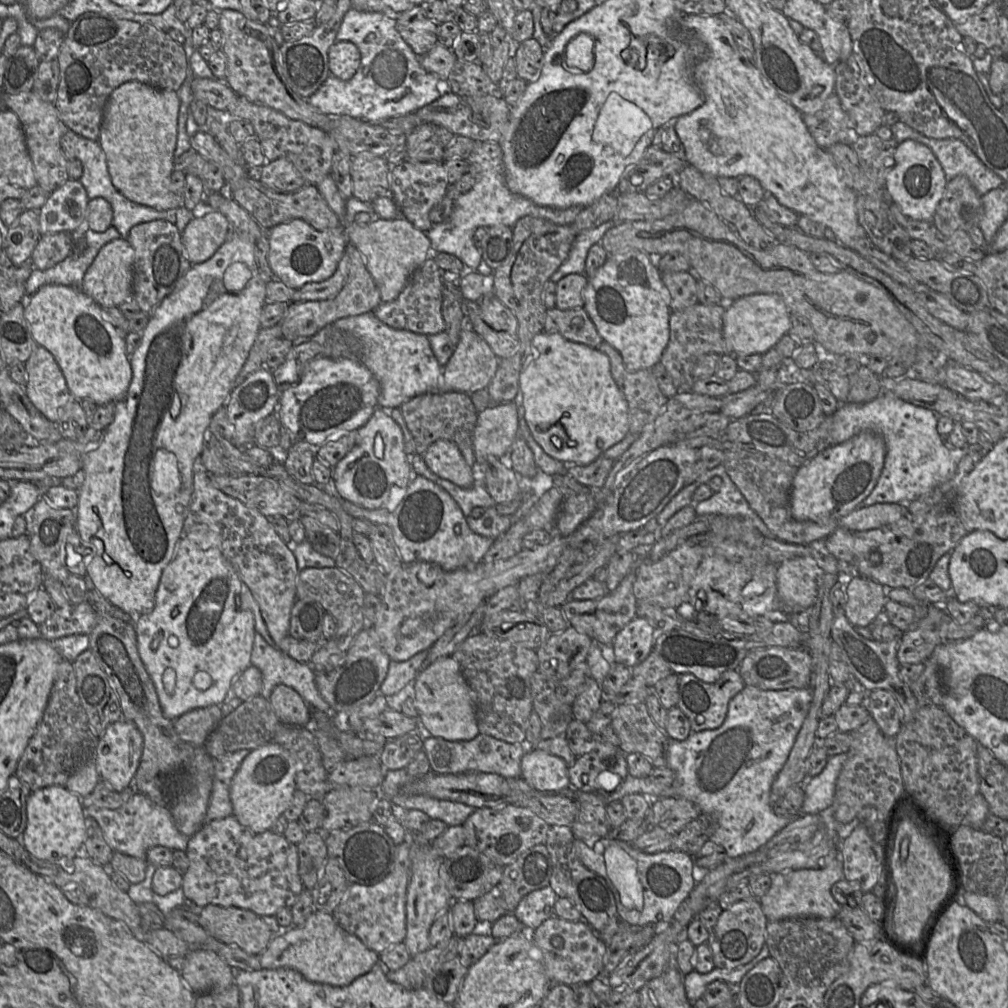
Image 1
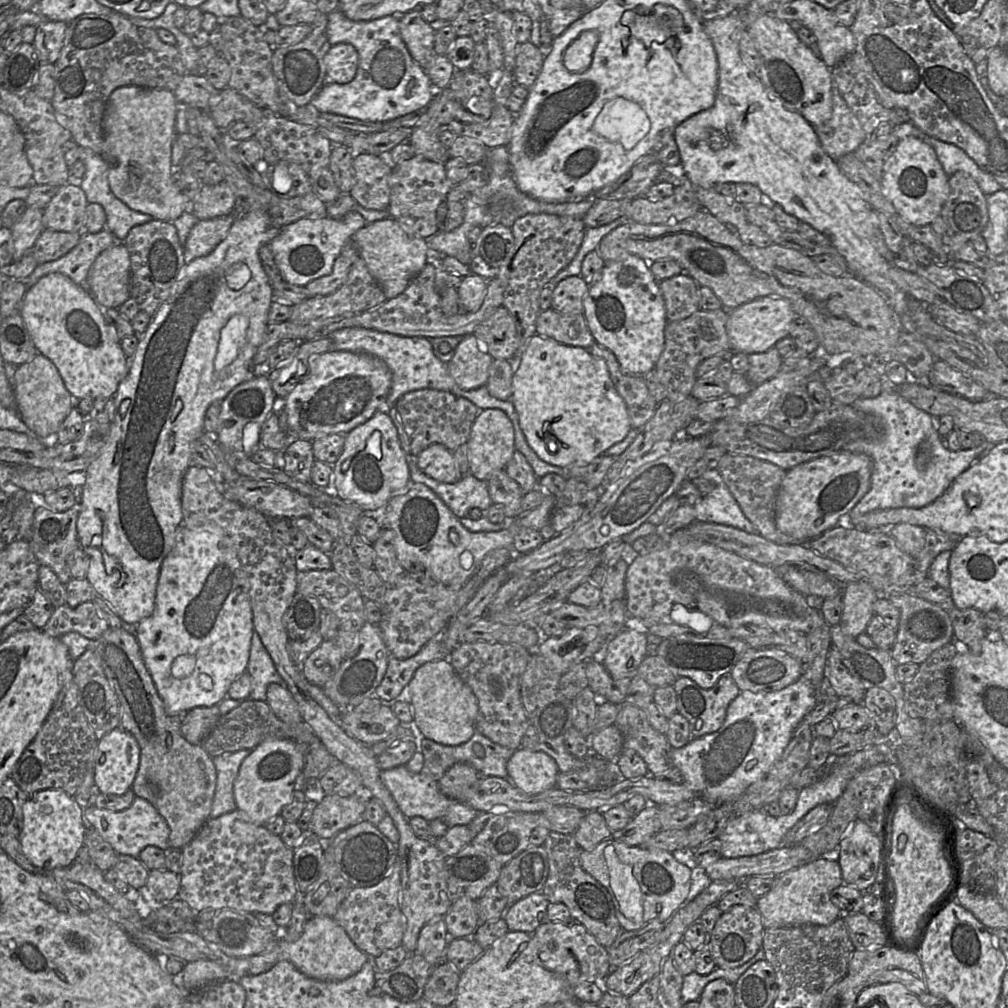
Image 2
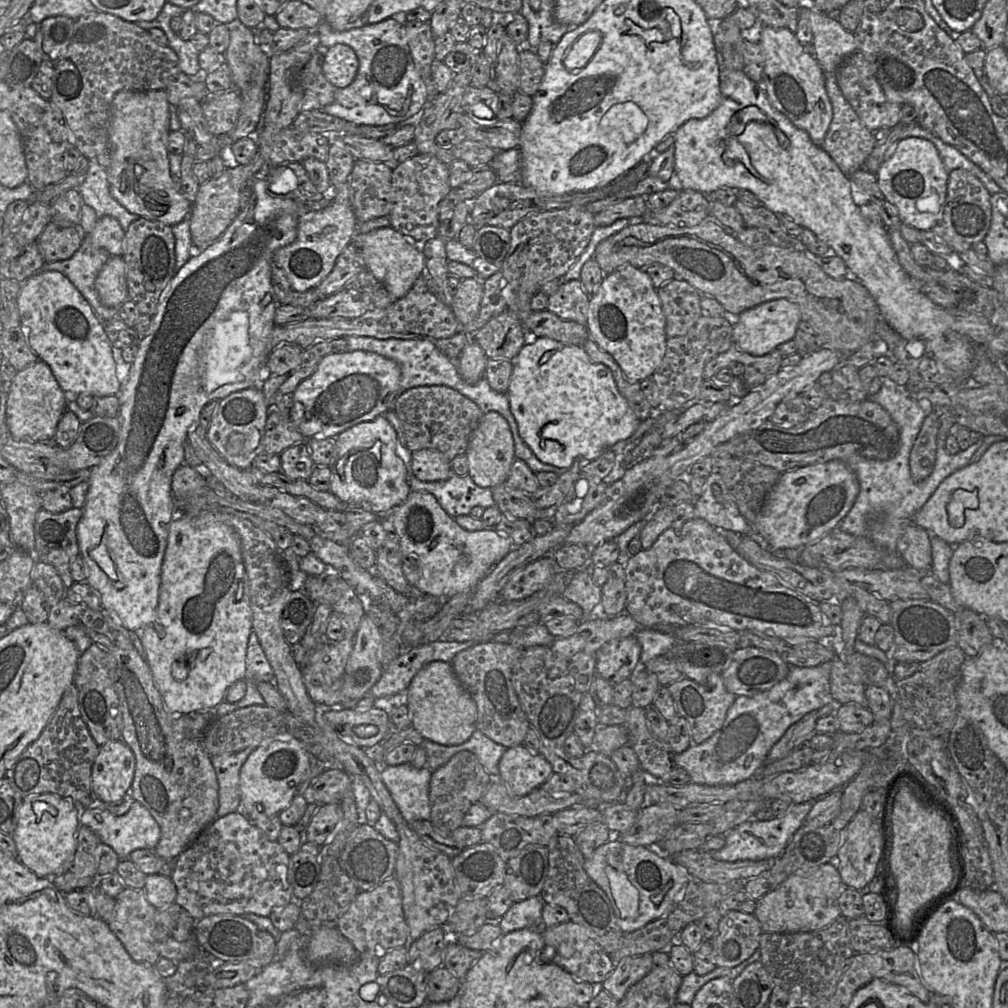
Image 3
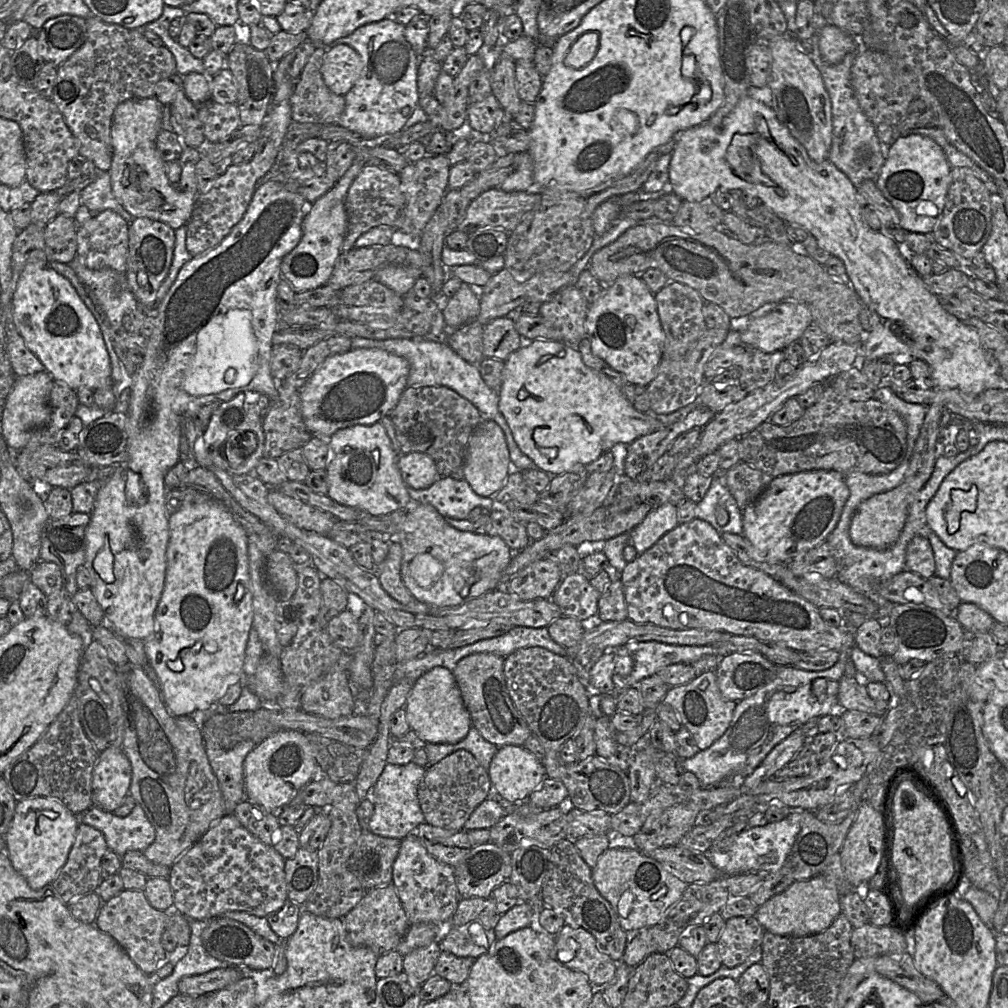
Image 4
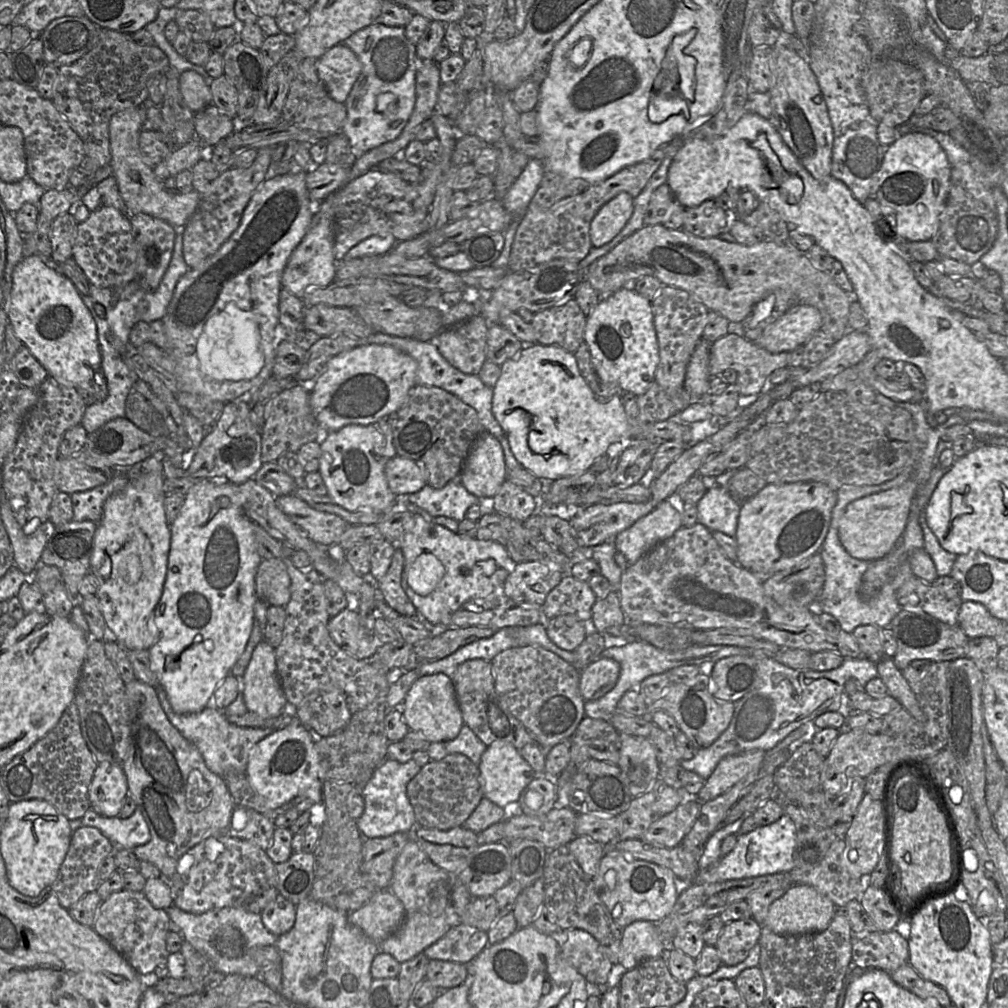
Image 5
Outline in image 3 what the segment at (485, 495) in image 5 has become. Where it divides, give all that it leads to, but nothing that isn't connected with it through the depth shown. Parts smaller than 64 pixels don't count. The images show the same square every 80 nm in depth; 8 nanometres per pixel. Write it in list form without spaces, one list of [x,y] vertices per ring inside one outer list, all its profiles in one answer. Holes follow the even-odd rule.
[[[496,411],[482,414],[470,435],[465,455],[468,462],[468,475],[476,485],[493,488],[505,482],[515,459],[515,452],[508,422],[501,414]]]

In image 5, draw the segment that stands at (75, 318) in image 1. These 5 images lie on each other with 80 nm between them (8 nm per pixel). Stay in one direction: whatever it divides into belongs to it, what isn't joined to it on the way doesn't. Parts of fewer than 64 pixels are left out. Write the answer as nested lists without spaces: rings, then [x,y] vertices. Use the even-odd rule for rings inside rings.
[[[39,255],[24,257],[15,266],[12,273],[10,310],[7,315],[16,337],[45,368],[49,377],[74,388],[90,385],[94,373],[101,369],[102,360],[95,320],[74,284],[64,275],[49,268]]]

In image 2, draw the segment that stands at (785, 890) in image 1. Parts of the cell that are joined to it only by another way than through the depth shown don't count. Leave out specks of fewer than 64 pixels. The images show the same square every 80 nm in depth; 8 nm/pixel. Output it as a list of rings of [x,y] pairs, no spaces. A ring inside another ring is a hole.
[[[815,858],[806,865],[777,876],[771,890],[757,900],[756,908],[764,928],[830,925],[841,916],[841,910],[831,900],[831,893],[843,883],[839,862],[827,858]]]

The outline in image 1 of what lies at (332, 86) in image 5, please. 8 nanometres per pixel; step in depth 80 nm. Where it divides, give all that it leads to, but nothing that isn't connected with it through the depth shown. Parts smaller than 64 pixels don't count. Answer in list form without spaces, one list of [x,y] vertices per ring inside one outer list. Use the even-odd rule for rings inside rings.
[[[336,41],[328,51],[330,75],[340,80],[350,80],[356,73],[361,62],[360,51],[350,41]]]

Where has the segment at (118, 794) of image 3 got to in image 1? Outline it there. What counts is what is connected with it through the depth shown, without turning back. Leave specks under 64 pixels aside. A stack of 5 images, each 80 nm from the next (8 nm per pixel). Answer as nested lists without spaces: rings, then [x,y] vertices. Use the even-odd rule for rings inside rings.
[[[125,719],[110,724],[95,750],[100,781],[117,792],[132,786],[142,752],[143,735],[136,725]]]

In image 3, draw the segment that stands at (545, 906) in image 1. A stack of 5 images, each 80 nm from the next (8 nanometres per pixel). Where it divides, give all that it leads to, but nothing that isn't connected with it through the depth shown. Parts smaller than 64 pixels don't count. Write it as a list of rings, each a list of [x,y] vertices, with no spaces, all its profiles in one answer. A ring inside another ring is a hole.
[[[539,896],[514,902],[498,921],[502,933],[526,928],[542,931],[545,928],[542,923],[543,906]]]

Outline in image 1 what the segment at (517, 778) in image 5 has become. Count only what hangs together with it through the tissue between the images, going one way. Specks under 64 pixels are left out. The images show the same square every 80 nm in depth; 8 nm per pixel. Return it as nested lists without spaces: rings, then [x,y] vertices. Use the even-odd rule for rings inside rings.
[[[528,749],[521,759],[521,778],[540,792],[563,792],[570,786],[569,766],[544,750]]]

